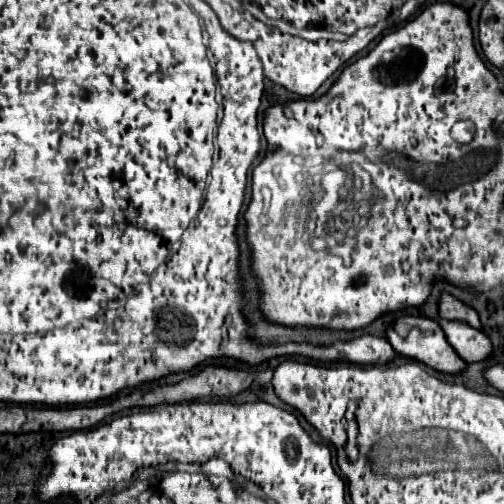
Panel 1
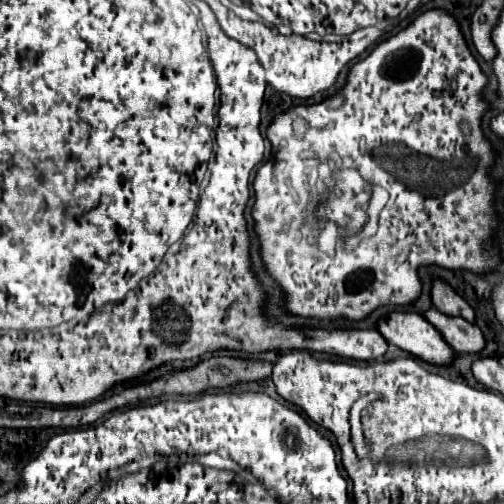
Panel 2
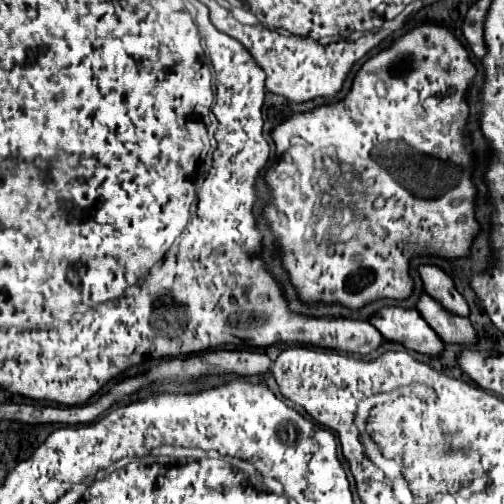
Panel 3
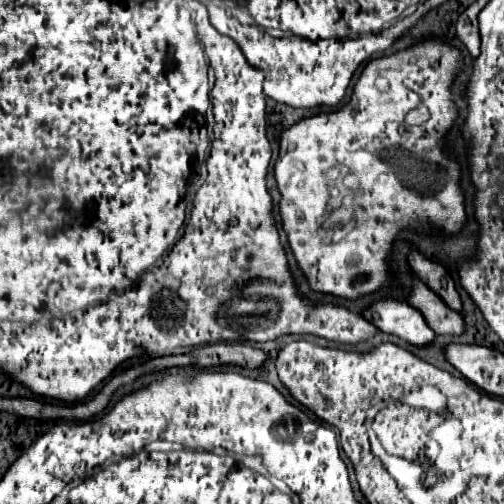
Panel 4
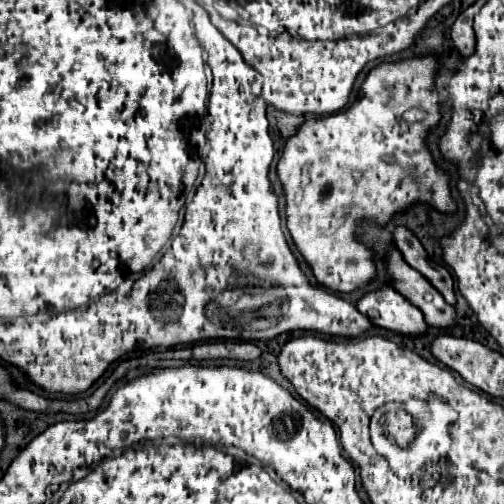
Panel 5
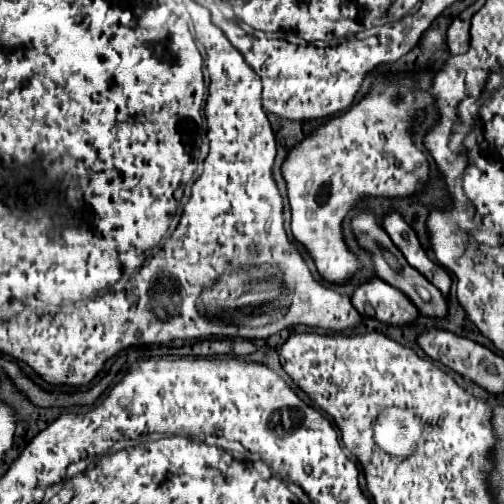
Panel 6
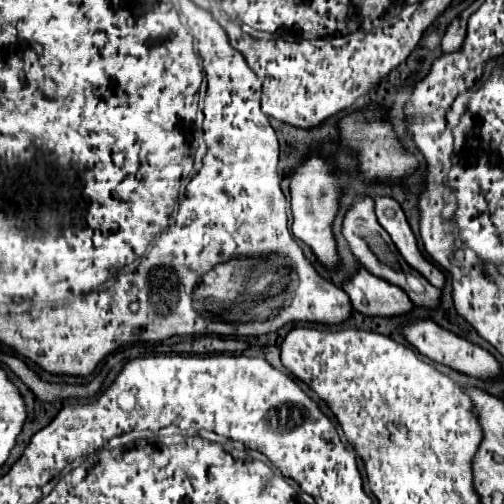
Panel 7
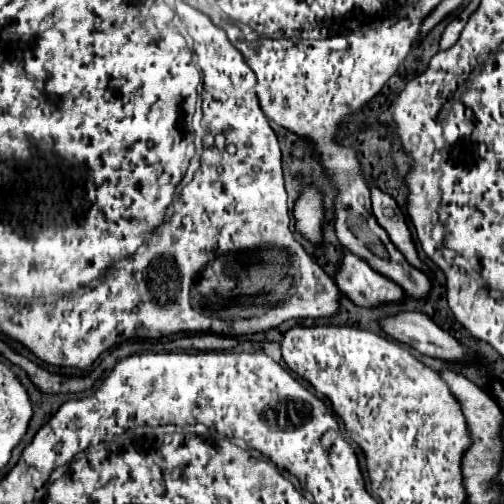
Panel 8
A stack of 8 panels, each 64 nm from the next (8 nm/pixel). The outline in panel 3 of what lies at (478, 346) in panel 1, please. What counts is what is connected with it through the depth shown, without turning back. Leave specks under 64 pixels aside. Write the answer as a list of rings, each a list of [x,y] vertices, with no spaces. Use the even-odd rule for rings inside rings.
[[[422,292],[416,304],[422,318],[430,324],[430,328],[448,344],[474,344],[476,332],[468,318],[460,318],[456,314],[450,314],[446,308],[442,308],[438,302],[432,302],[432,298]]]

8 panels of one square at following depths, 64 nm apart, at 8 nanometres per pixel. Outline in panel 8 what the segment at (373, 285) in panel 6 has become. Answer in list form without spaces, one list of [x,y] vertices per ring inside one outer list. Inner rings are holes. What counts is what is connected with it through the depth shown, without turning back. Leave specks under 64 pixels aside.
[[[342,250],[340,268],[334,274],[336,286],[358,306],[376,306],[382,302],[400,302],[404,290],[382,276],[360,256]]]

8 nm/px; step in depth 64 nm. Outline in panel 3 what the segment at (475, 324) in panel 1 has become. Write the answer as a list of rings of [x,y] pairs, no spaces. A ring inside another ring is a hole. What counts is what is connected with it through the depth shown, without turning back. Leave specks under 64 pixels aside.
[[[420,264],[418,272],[420,272],[420,278],[424,282],[424,290],[434,300],[438,300],[452,314],[468,316],[468,304],[466,304],[466,300],[458,294],[458,290],[454,288],[452,278],[442,268],[432,266],[432,264]]]

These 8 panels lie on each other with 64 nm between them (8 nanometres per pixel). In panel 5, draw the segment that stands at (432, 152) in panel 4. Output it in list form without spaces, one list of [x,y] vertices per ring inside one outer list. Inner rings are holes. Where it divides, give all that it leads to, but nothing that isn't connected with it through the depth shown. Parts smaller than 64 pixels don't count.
[[[432,56],[410,58],[398,64],[382,64],[368,74],[366,82],[362,84],[362,94],[350,108],[346,108],[346,112],[332,114],[322,120],[306,120],[298,128],[298,134],[286,142],[284,154],[278,162],[278,178],[286,194],[288,230],[322,286],[336,292],[352,292],[374,276],[370,250],[354,242],[356,220],[370,218],[384,226],[394,212],[402,212],[414,202],[428,202],[442,212],[456,210],[450,198],[448,174],[434,166],[432,156],[424,146],[428,128],[436,126],[440,120],[438,98],[432,94],[434,72],[436,60]],[[412,108],[422,108],[426,114],[424,120],[408,122],[404,112]]]

